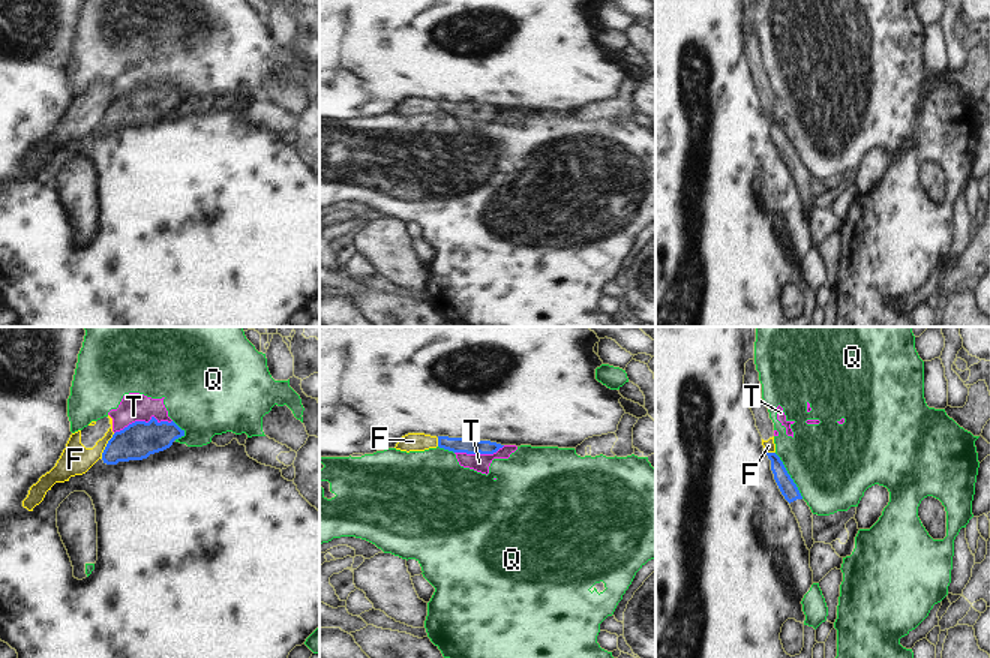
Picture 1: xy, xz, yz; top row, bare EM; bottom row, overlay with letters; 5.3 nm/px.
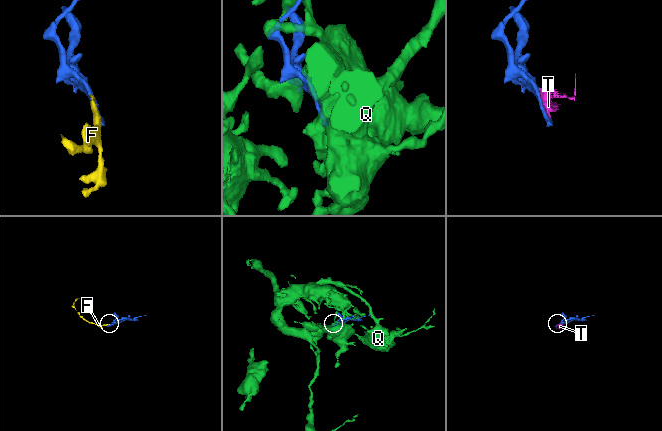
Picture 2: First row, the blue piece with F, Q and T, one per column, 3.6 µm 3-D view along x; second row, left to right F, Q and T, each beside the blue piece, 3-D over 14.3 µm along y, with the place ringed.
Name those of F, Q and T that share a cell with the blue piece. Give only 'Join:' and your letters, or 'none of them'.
Join: none of them

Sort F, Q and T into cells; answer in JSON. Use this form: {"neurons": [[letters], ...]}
{"neurons": [["F"], ["Q", "T"]]}

